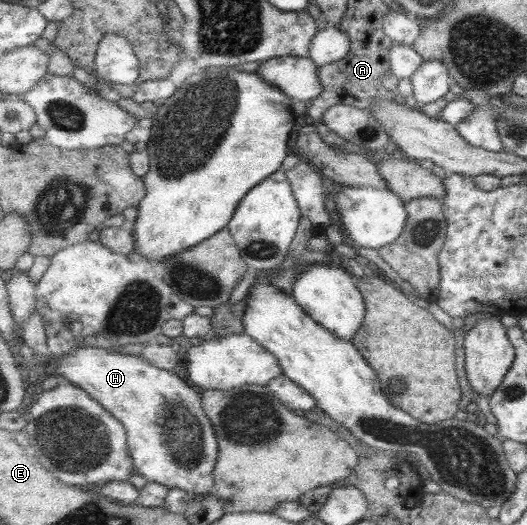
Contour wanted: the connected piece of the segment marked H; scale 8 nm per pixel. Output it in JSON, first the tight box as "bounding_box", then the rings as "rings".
{"bounding_box":[53,345,218,493],"rings":[[[84,345],[60,358],[53,358],[56,373],[68,382],[78,385],[99,404],[108,409],[127,428],[128,446],[137,472],[146,480],[164,484],[170,489],[179,488],[194,493],[210,493],[214,490],[214,471],[218,460],[218,440],[204,412],[203,394],[168,370],[158,367],[142,355],[121,354],[118,350]]]}

